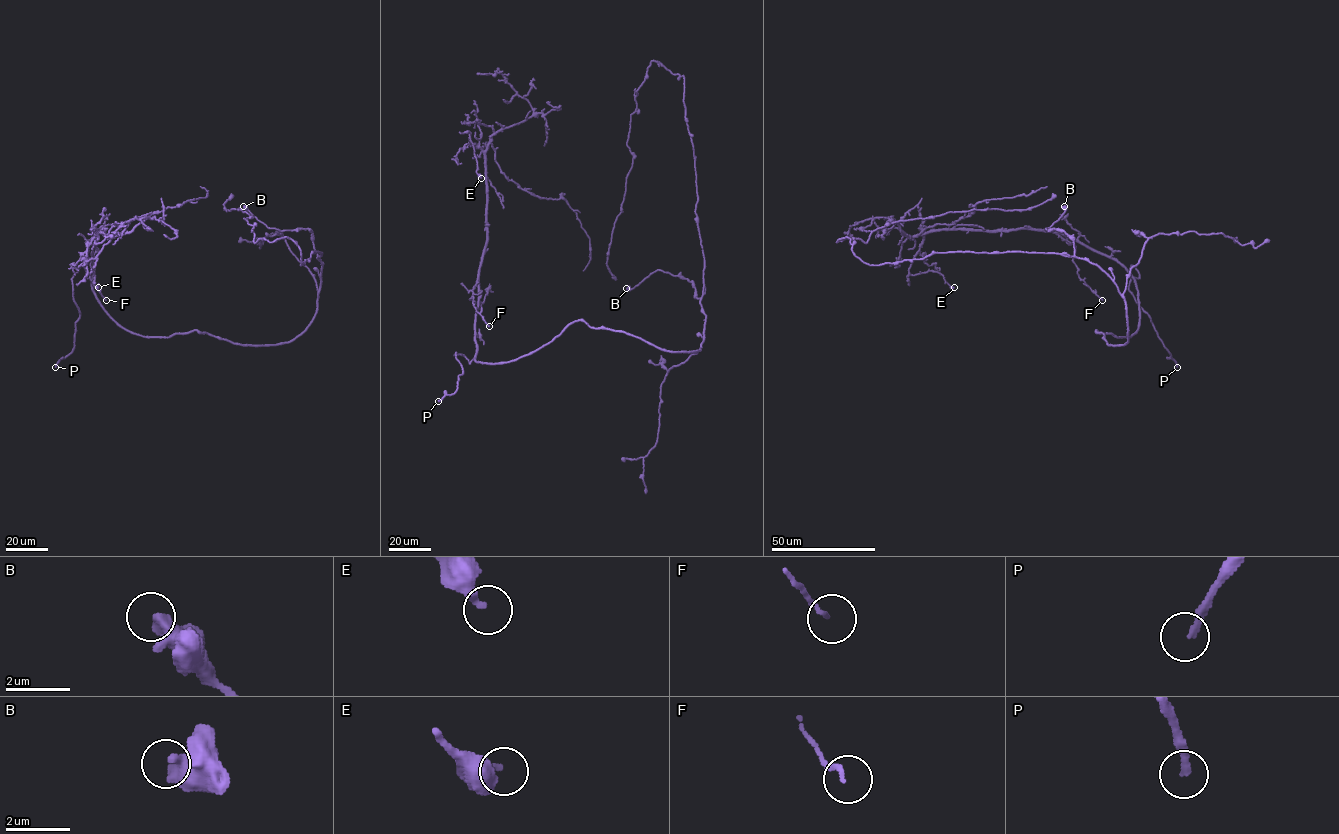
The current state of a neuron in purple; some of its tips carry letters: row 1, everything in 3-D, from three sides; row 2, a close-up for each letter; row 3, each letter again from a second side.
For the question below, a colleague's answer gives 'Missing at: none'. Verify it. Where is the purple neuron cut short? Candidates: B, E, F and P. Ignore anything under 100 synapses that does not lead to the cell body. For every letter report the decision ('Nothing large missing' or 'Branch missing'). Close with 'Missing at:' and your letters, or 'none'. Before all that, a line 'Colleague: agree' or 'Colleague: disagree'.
Colleague: disagree
B: Nothing large missing
E: Nothing large missing
F: Nothing large missing
P: Branch missing
Missing at: P

